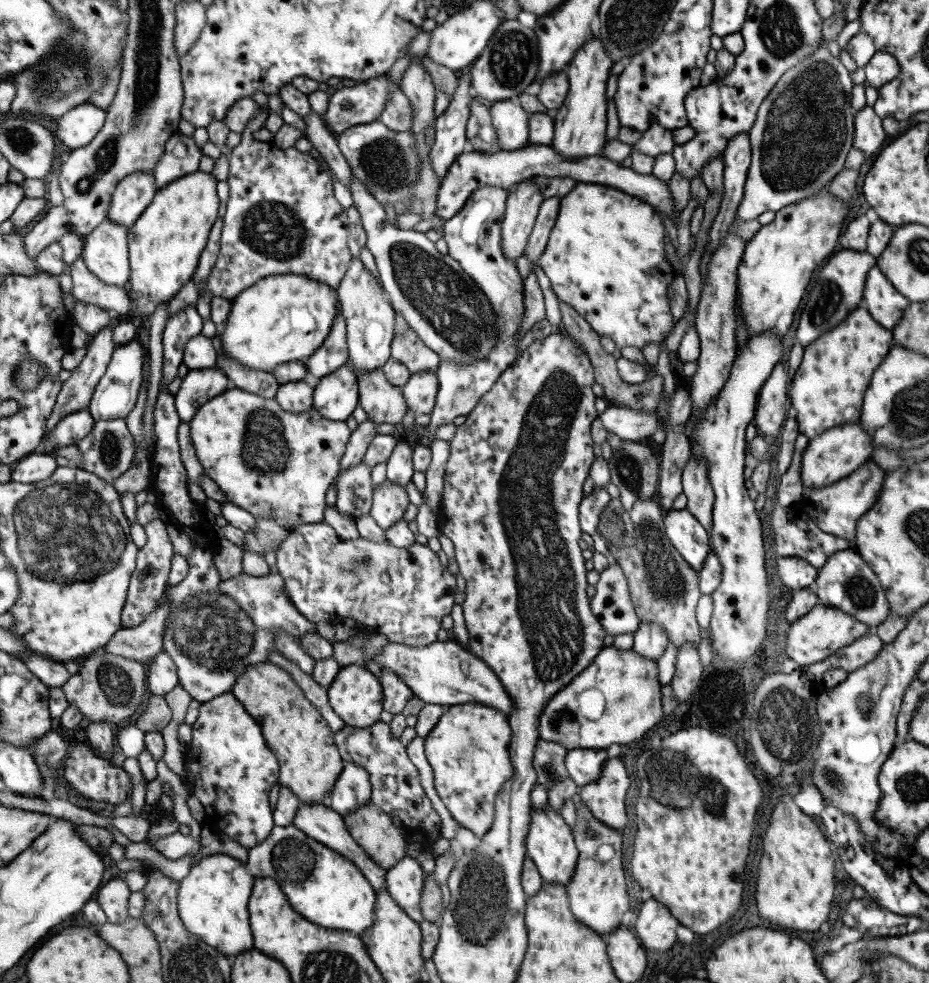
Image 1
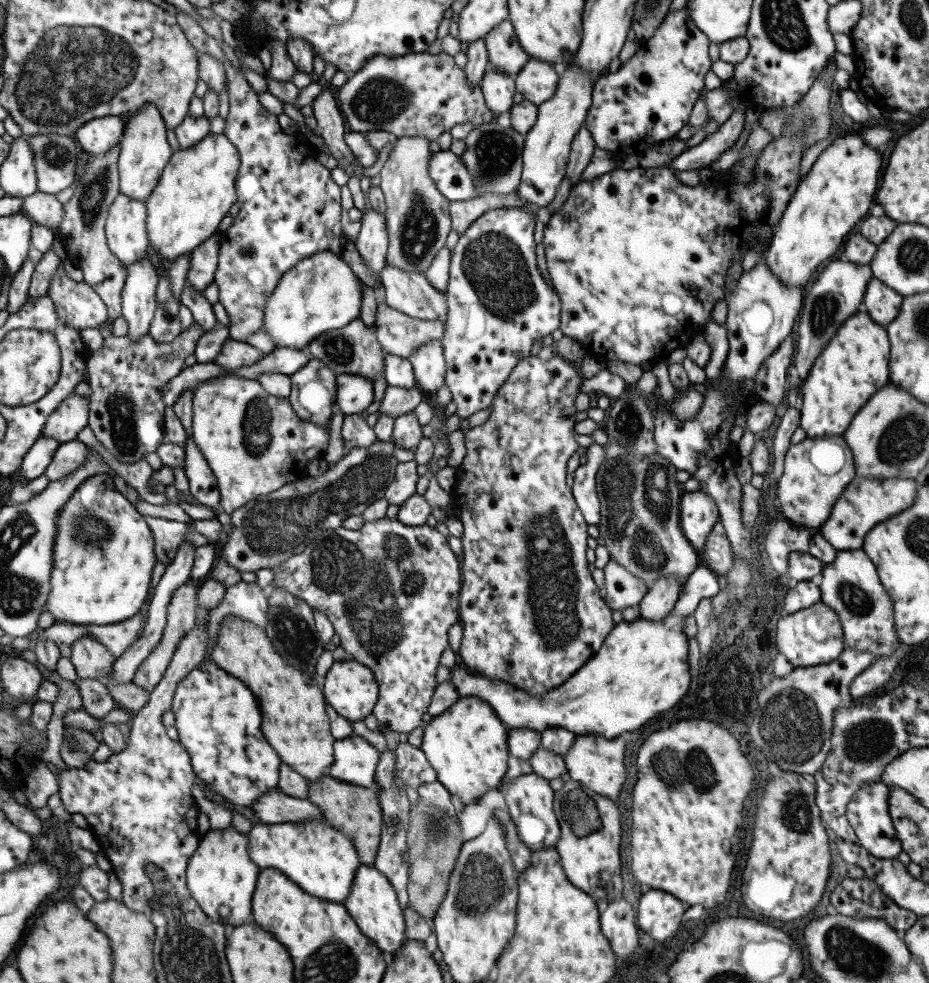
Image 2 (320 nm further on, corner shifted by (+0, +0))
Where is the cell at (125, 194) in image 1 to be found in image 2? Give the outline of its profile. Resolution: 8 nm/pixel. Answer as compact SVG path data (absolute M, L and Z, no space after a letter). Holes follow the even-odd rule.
M152 103L145 104L133 118L129 118L122 138L118 142L119 156L117 160L118 192L130 199L144 202L153 190L165 164L173 152L166 141L166 127Z

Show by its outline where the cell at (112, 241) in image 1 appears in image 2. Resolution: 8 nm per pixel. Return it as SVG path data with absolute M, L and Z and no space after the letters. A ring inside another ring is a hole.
M119 193L109 205L104 236L109 250L124 264L133 264L147 250L146 208L143 202Z

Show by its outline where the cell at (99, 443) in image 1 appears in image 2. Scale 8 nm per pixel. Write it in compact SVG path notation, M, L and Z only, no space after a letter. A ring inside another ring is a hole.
M193 321L168 344L155 342L148 332L142 334L136 341L132 341L127 335L110 335L102 340L101 348L88 353L86 369L89 376L86 383L91 393L88 397L87 427L92 430L94 438L119 462L127 464L137 462L163 443L162 418L165 406L161 402L160 392L164 390L168 380L180 374L185 368L185 358L193 354L197 339L202 333L199 323Z

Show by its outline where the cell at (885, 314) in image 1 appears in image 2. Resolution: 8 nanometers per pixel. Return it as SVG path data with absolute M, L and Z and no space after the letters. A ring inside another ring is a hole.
M872 276L864 294L862 304L873 322L889 324L897 316L903 298L880 280Z

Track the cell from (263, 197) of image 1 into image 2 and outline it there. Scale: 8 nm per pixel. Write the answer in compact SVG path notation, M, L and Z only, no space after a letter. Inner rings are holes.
M178 13L174 16L176 18L176 23L178 27L184 32L185 38L194 46L194 49L199 53L209 53L213 58L219 59L224 66L224 73L226 74L227 81L227 98L228 98L228 114L224 120L225 128L223 129L222 134L233 144L233 147L237 150L239 156L239 167L237 168L237 175L235 179L235 192L237 197L237 202L239 202L239 211L237 216L233 219L231 226L223 230L225 233L225 238L227 238L227 244L221 243L218 248L218 261L216 264L216 269L214 272L213 283L218 286L218 302L221 303L221 306L225 309L226 315L229 319L228 324L228 336L234 341L244 342L248 336L251 336L251 333L256 330L261 329L263 322L263 309L265 307L265 301L271 296L273 289L277 286L281 275L284 272L287 272L292 266L295 266L297 261L303 260L308 256L315 255L317 251L331 251L333 254L340 254L343 244L344 237L341 230L341 216L340 205L339 205L339 187L333 182L329 170L324 168L319 164L315 157L315 150L307 146L305 142L305 148L303 148L303 138L297 140L297 134L285 134L279 127L278 120L273 114L269 114L263 106L259 103L257 94L254 92L249 84L245 80L245 77L242 75L242 71L237 71L231 67L231 63L223 57L223 52L218 47L218 42L207 36L205 31L199 27L199 23L193 19L191 16L183 15Z

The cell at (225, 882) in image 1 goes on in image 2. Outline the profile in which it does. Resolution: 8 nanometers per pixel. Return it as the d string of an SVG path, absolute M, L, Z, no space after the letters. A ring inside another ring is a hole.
M232 824L220 831L208 829L186 864L185 882L198 907L213 922L225 926L245 924L251 916L252 892L260 868L249 858L247 836L237 832Z

